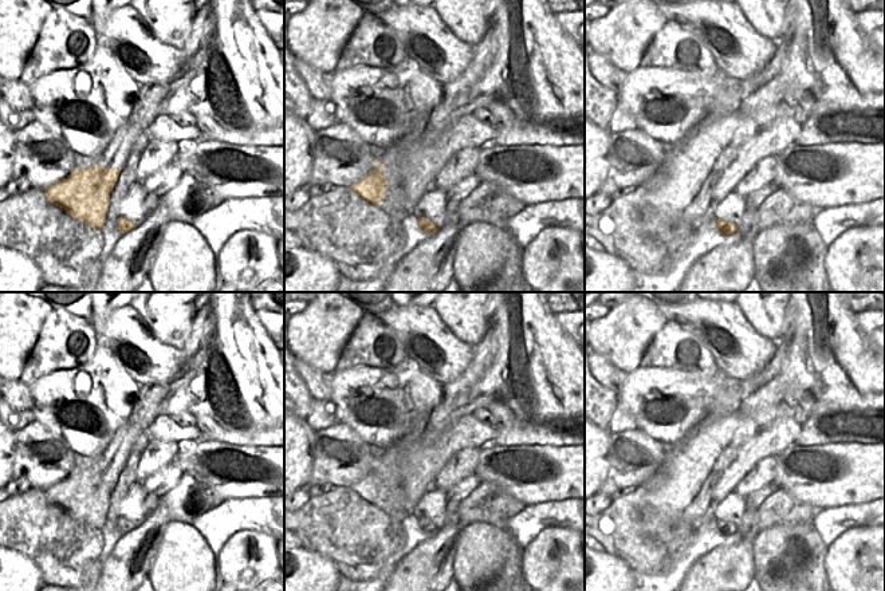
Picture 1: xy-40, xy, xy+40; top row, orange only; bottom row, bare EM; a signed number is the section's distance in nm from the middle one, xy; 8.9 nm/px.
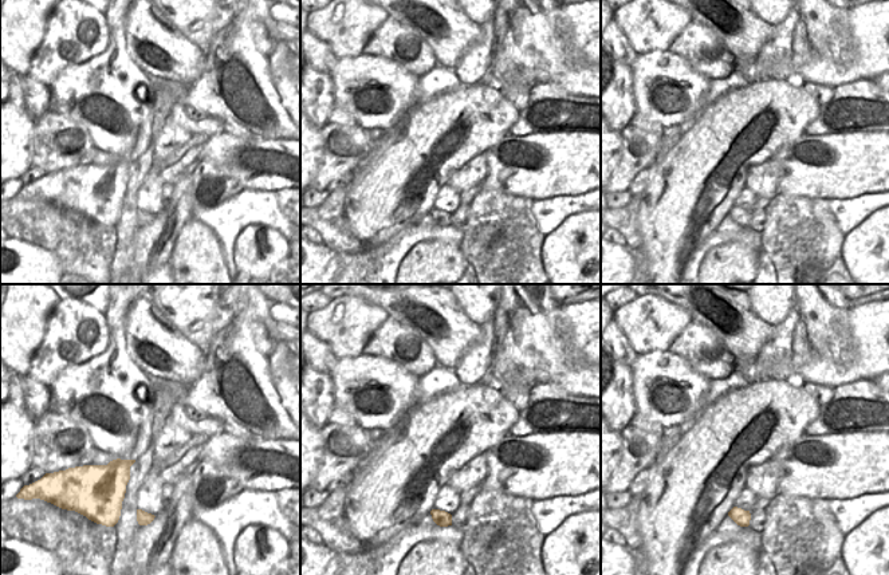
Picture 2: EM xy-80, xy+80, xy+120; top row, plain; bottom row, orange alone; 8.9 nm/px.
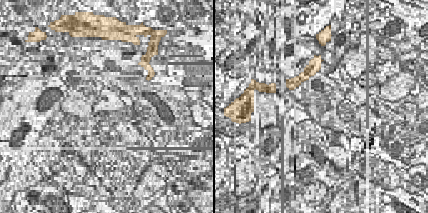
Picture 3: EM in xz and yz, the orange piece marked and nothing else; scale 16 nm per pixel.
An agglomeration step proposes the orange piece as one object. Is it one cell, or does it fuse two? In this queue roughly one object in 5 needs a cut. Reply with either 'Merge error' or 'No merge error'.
No merge error

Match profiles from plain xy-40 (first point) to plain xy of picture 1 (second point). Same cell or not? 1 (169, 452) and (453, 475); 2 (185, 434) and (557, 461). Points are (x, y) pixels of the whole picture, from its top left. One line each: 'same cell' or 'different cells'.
1: same cell
2: different cells

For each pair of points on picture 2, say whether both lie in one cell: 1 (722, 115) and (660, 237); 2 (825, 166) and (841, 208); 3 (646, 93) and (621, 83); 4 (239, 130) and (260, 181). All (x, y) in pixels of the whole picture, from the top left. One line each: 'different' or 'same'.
1: same
2: different
3: different
4: different

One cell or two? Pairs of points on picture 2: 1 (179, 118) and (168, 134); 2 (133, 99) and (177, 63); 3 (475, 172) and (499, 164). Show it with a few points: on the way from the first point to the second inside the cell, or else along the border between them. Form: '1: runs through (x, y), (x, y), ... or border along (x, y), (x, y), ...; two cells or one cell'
1: border along (168, 117), (192, 134); two cells
2: border along (128, 51), (128, 55), (148, 75); two cells
3: border along (486, 152), (486, 177), (480, 182); two cells

